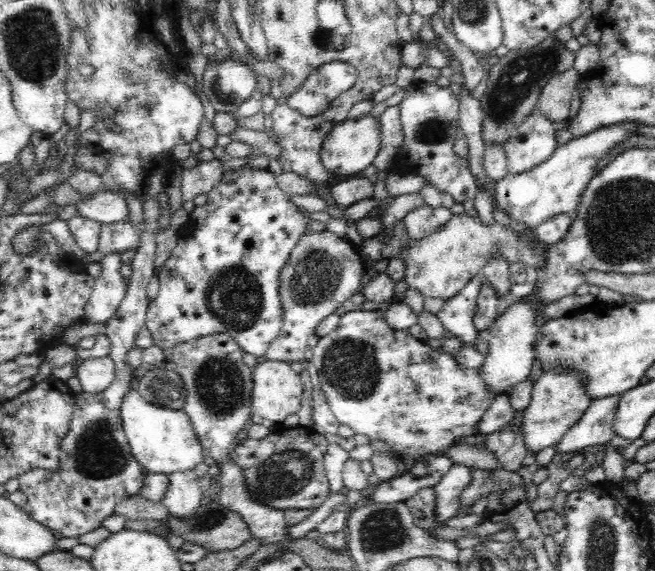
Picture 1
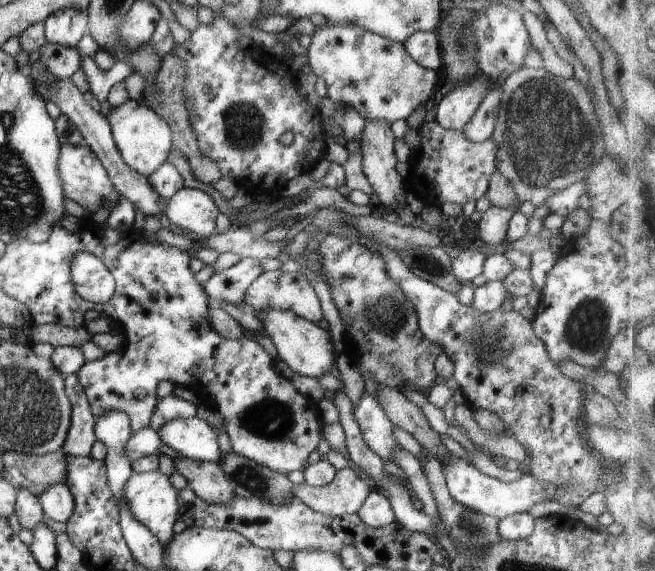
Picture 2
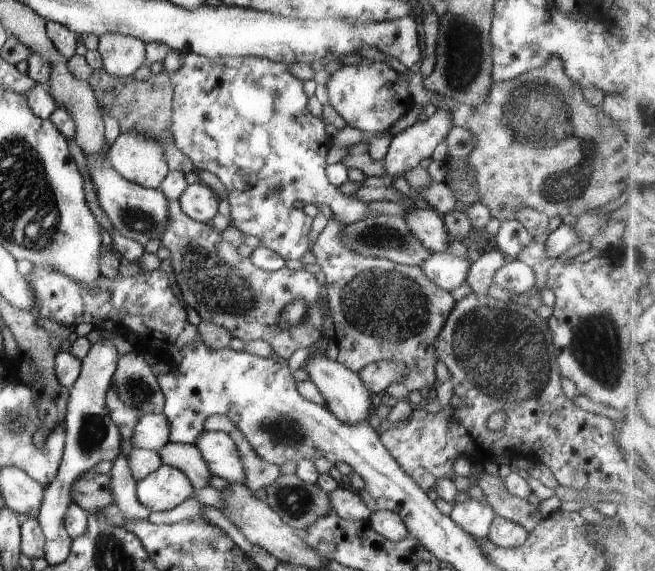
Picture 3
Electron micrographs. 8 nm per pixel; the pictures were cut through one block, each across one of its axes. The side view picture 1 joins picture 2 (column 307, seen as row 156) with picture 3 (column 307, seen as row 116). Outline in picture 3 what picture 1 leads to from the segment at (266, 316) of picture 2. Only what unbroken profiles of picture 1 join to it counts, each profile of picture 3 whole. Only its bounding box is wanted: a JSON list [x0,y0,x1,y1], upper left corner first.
[304,337,374,426]

